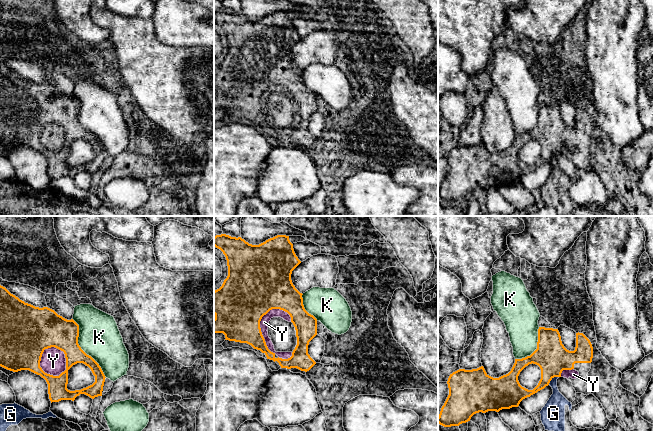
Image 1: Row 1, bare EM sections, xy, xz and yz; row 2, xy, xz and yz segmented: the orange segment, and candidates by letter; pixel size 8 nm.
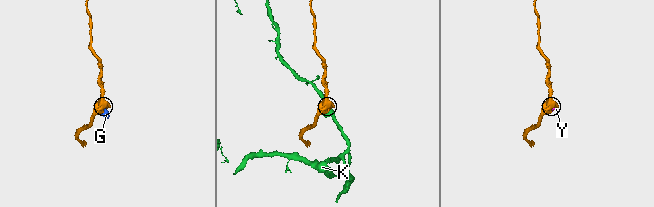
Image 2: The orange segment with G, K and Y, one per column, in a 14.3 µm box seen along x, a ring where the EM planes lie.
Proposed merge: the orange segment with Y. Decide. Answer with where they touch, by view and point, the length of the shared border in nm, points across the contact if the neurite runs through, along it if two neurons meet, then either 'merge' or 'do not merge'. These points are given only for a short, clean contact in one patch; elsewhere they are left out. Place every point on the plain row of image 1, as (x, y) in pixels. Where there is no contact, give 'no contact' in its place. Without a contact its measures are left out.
contact xy (40, 143); length 260 nm; do not merge

